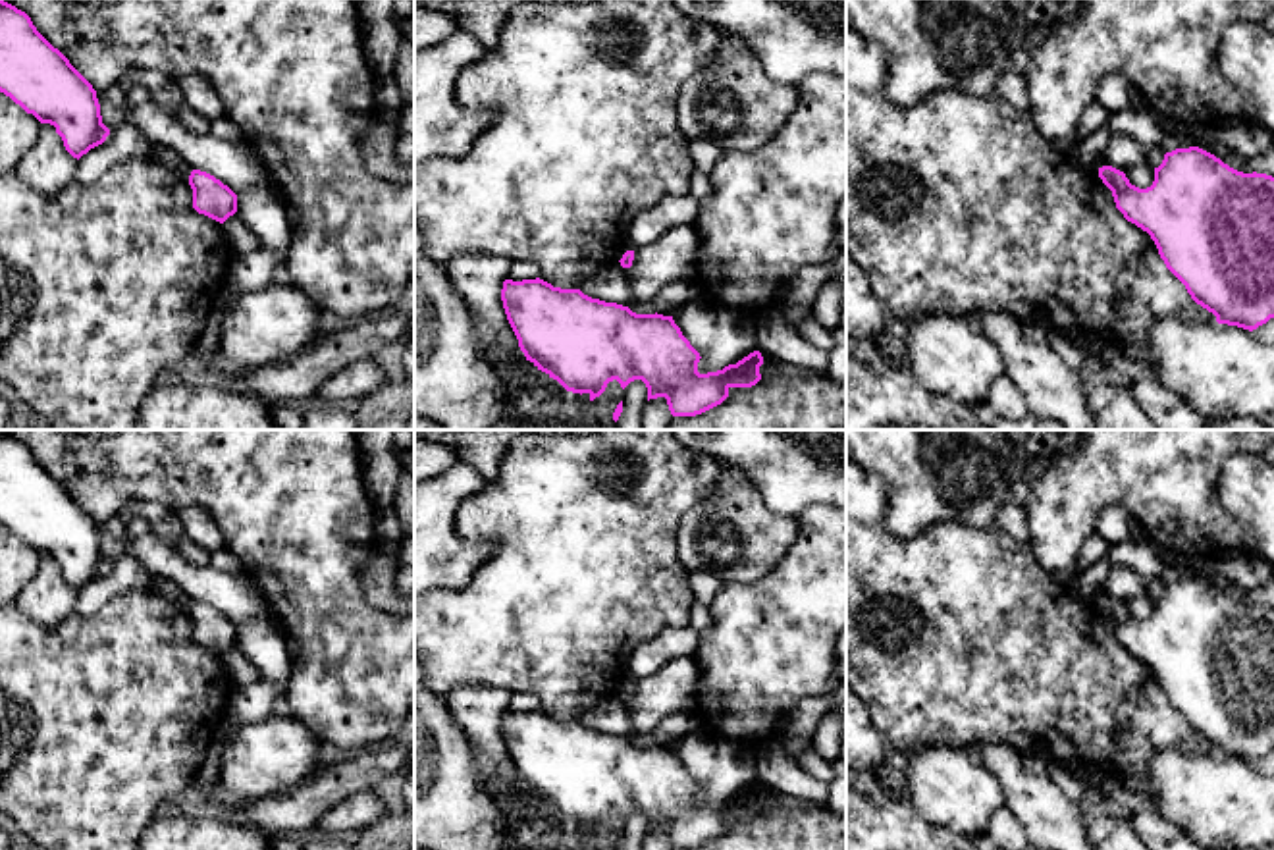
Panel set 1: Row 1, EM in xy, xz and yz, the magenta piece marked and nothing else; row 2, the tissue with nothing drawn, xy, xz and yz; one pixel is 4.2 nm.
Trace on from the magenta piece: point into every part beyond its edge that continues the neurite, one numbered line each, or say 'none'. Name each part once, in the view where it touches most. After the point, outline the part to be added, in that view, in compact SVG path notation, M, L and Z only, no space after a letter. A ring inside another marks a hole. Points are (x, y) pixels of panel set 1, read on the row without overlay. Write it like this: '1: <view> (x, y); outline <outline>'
none

